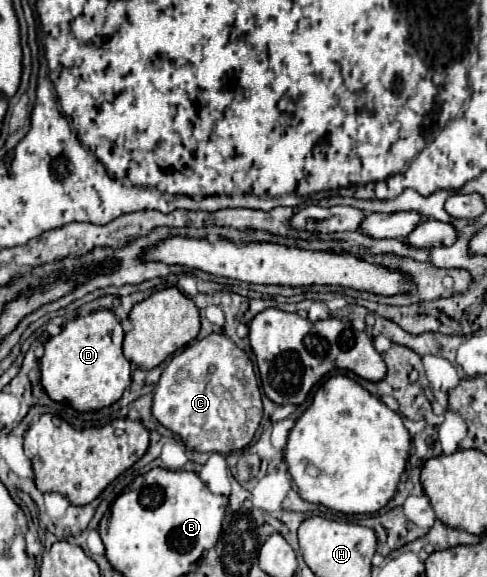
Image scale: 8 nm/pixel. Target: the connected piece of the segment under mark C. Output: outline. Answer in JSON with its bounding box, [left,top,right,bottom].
[153,333,263,453]

